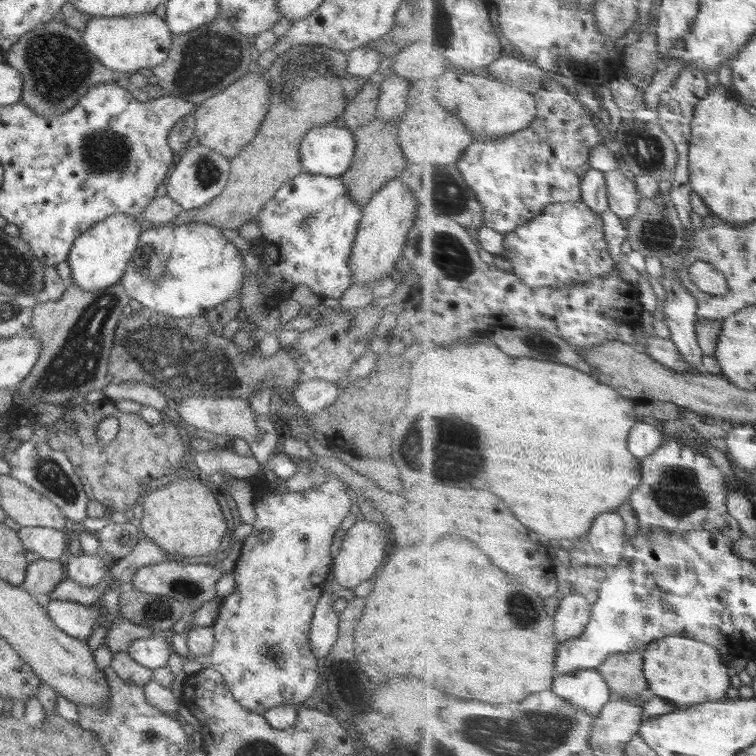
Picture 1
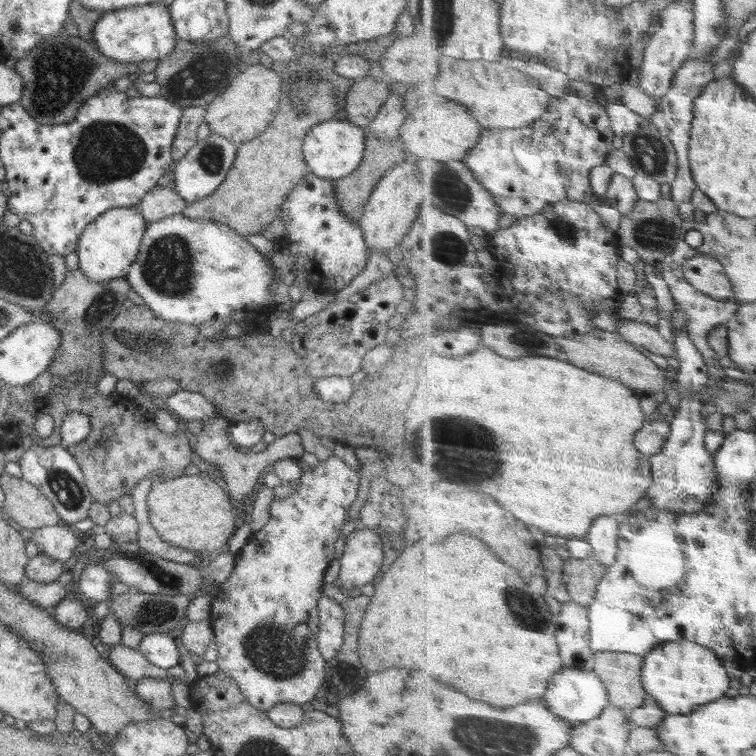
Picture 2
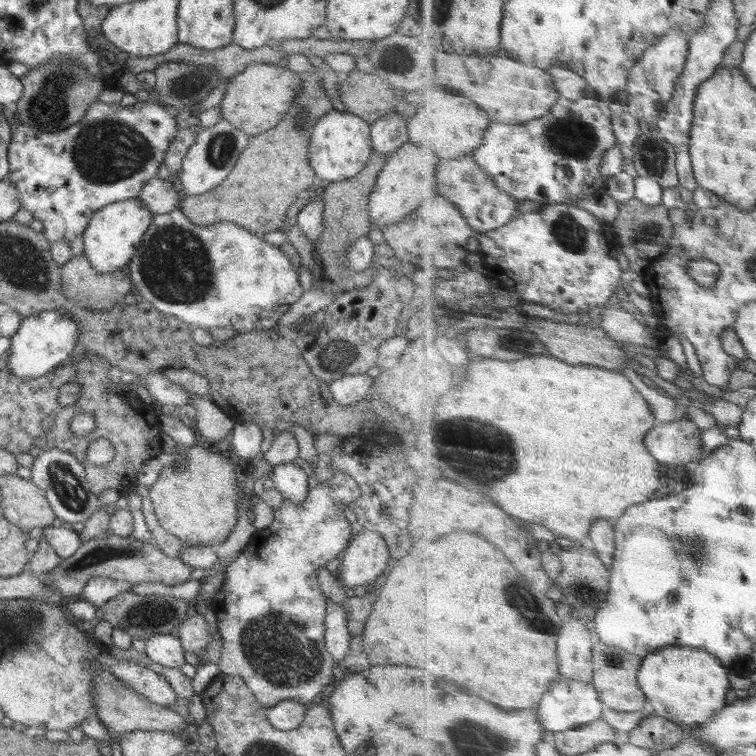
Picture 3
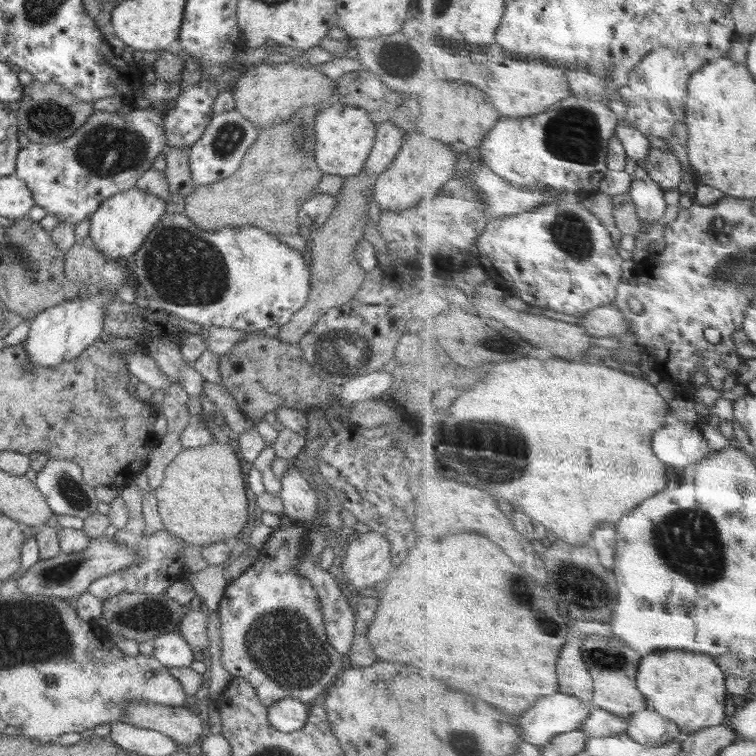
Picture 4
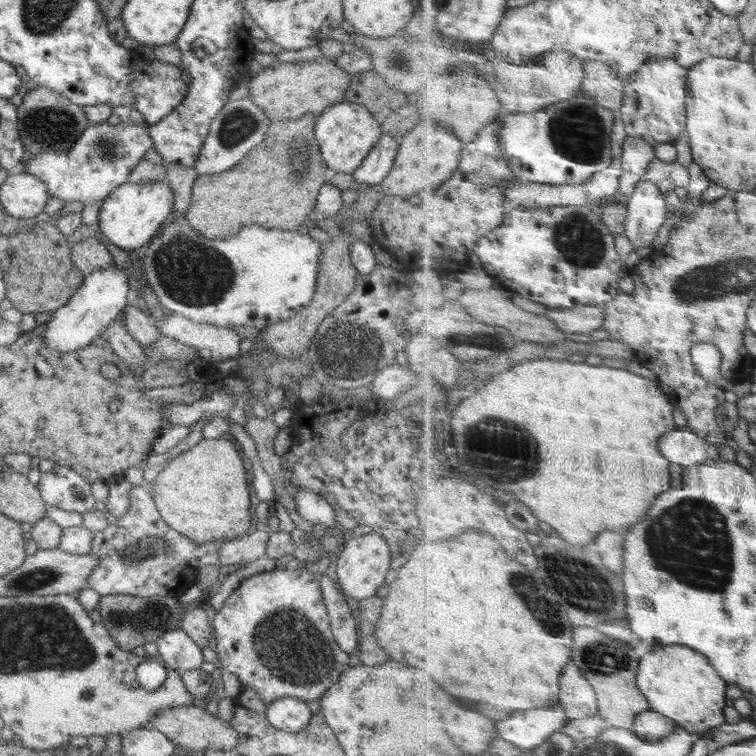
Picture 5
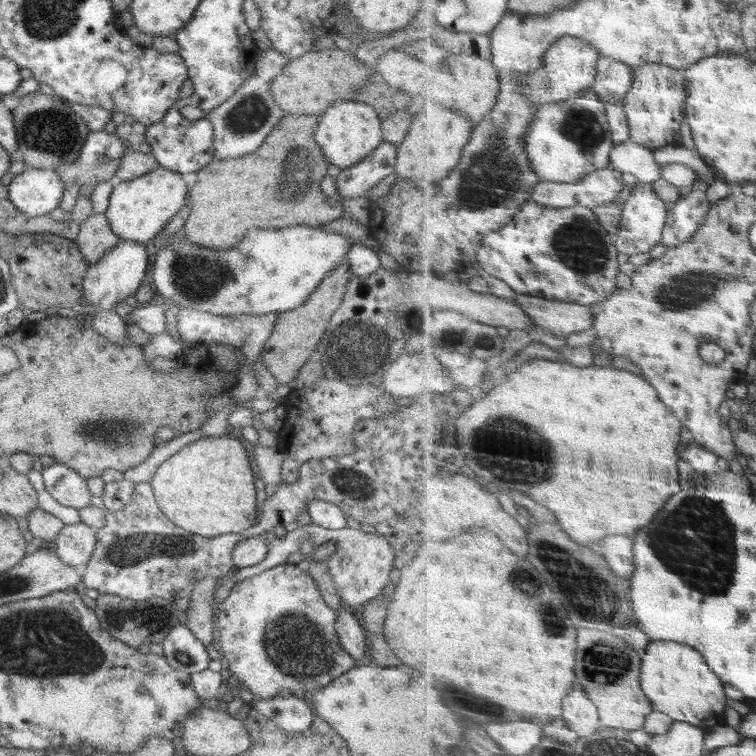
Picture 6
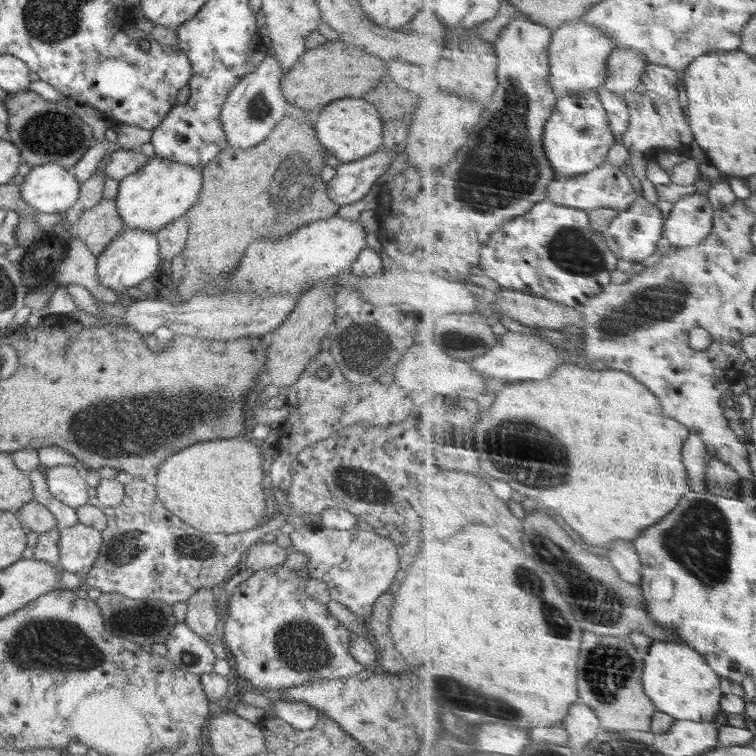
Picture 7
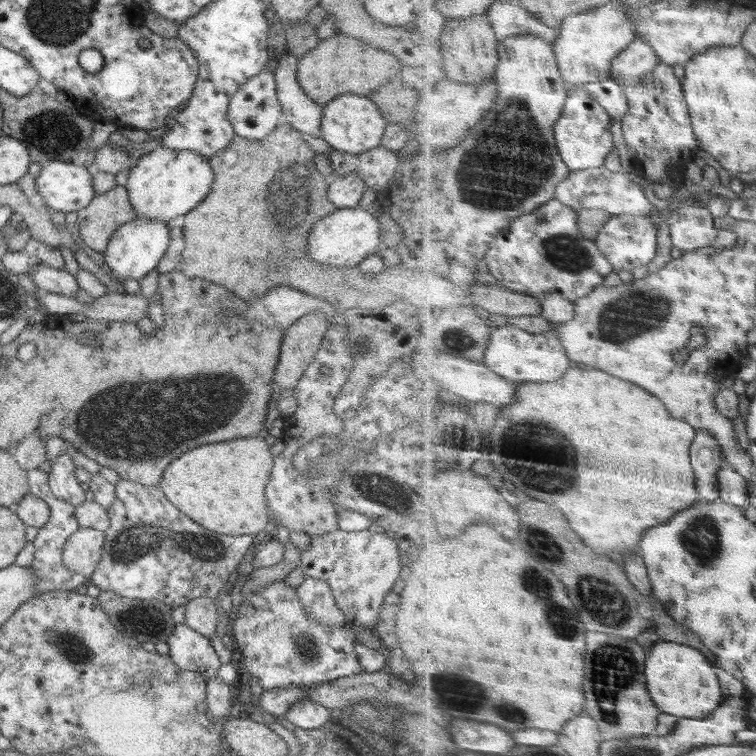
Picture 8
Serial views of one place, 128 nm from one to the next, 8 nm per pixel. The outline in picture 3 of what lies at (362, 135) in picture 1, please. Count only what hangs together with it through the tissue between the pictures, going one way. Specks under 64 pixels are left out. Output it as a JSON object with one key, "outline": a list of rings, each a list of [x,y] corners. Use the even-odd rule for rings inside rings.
{"outline":[[[373,150],[368,163],[359,174],[347,180],[326,183],[322,195],[325,204],[324,230],[319,242],[314,244],[317,258],[315,259],[315,266],[312,268],[312,275],[315,280],[312,289],[316,287],[322,289],[325,293],[330,293],[332,296],[338,296],[340,293],[365,288],[370,283],[372,277],[370,271],[354,272],[347,268],[345,250],[357,238],[366,237],[370,232],[369,196],[377,177],[383,170],[387,157]]]}

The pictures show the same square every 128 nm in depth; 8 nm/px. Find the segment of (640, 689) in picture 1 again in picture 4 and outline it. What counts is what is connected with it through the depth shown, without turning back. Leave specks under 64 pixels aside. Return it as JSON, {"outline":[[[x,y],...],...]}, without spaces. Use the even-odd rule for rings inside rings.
{"outline":[[[590,635],[581,643],[595,680],[594,702],[599,708],[626,719],[650,708],[647,695],[639,687],[638,674],[645,657],[641,652],[632,649],[624,639],[616,635]]]}

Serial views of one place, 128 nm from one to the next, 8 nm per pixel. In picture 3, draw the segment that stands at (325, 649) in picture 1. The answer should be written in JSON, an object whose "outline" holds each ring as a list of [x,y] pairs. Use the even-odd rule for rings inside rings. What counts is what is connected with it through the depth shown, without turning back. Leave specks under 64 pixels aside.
{"outline":[[[327,601],[325,608],[325,644],[335,661],[350,652],[350,633],[344,603]]]}

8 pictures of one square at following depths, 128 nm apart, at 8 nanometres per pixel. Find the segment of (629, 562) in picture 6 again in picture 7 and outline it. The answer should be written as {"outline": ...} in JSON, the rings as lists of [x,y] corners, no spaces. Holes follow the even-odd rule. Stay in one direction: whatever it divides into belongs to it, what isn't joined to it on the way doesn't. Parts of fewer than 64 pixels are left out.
{"outline":[[[632,541],[614,544],[609,544],[608,550],[604,551],[610,558],[610,562],[623,580],[640,585],[644,581],[644,563],[636,546]]]}

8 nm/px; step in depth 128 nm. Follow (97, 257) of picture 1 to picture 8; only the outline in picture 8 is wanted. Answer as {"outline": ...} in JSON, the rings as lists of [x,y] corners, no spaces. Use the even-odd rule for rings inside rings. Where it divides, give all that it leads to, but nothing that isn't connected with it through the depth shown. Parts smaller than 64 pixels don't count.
{"outline":[[[162,145],[134,163],[125,187],[137,216],[168,222],[196,208],[210,192],[215,179],[208,158],[191,150],[172,150]]]}

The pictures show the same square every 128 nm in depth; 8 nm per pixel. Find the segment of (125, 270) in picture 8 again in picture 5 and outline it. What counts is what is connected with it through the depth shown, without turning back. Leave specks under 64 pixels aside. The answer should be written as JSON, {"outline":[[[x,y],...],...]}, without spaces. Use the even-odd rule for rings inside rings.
{"outline":[[[115,262],[112,266],[93,270],[84,277],[80,288],[68,299],[68,302],[54,311],[45,324],[45,343],[50,350],[72,352],[88,346],[95,338],[103,335],[107,326],[119,318],[128,304],[128,295],[133,290],[128,284],[126,271]]]}

